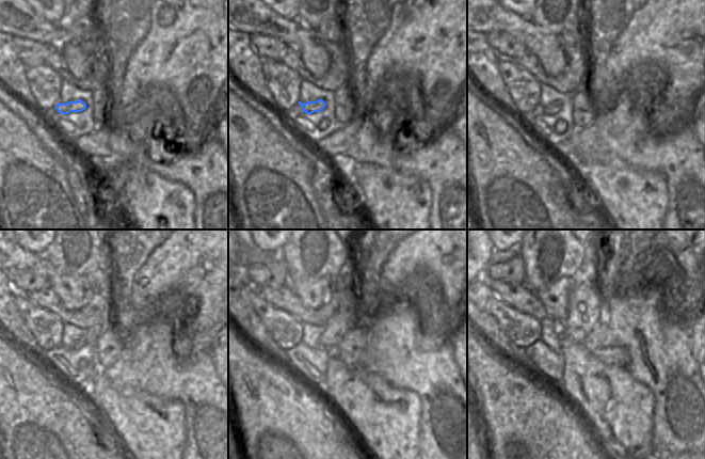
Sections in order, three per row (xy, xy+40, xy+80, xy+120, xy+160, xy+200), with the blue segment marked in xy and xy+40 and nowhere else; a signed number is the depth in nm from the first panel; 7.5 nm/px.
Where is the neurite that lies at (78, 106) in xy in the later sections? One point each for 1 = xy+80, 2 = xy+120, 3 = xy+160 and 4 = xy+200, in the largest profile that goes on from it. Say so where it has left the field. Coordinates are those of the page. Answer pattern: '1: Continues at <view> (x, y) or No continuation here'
1: Continues at xy+80 (554, 108)
2: Continues at xy+120 (91, 336)
3: Continues at xy+160 (351, 311)
4: Continues at xy+200 (587, 302)

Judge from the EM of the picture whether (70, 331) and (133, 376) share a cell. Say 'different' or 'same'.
different

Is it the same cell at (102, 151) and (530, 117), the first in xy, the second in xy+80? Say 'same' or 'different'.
different

